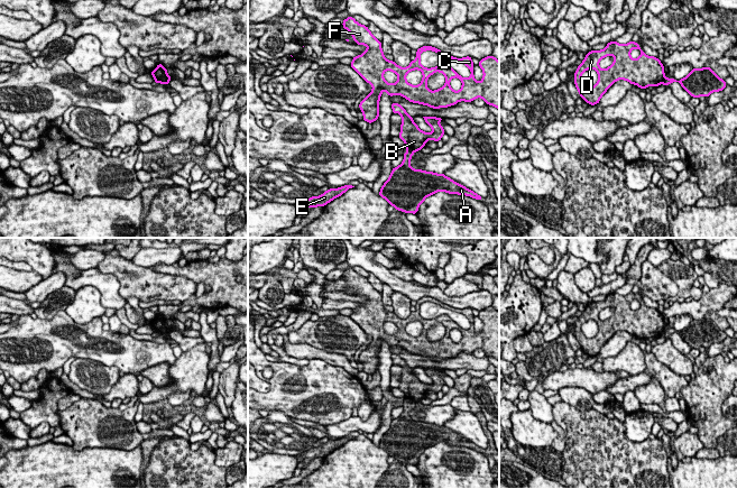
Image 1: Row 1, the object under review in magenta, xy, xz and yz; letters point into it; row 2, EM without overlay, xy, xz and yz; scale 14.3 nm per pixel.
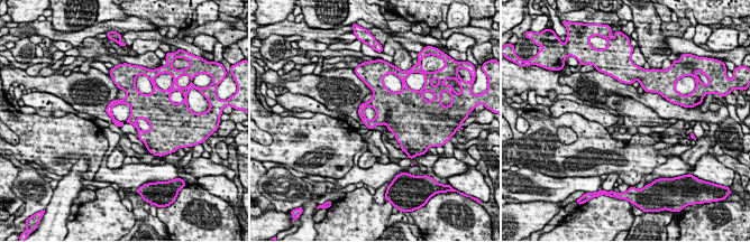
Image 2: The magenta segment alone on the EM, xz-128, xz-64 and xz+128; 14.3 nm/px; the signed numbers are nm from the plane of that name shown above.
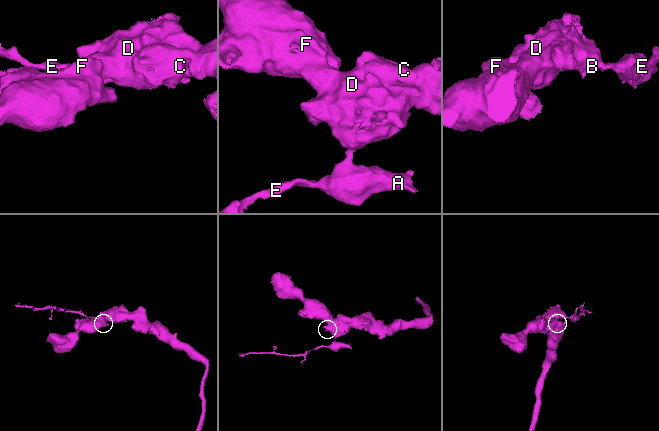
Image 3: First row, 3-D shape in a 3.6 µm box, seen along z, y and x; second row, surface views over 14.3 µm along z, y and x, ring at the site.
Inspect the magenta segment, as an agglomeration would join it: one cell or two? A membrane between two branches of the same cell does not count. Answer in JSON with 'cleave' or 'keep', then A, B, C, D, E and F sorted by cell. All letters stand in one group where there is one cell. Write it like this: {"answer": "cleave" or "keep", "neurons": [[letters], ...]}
{"answer": "cleave", "neurons": [["A", "E"], ["B", "C", "D", "F"]]}

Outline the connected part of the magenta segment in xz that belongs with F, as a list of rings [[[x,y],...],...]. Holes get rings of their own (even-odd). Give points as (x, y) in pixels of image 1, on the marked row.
[[[353,17],[344,19],[342,25],[342,28],[347,29],[353,37],[356,45],[368,47],[367,50],[362,52],[362,55],[353,57],[350,64],[367,83],[372,85],[372,91],[359,104],[363,114],[362,120],[368,123],[372,123],[379,117],[378,103],[383,91],[386,91],[390,98],[398,94],[409,102],[424,104],[433,109],[448,108],[459,101],[472,102],[477,98],[482,98],[486,104],[499,109],[499,61],[492,55],[479,61],[478,65],[483,72],[480,82],[475,80],[475,65],[470,56],[453,57],[429,45],[416,50],[416,59],[412,61],[407,67],[400,67],[394,61],[388,61],[384,56],[381,41],[370,33],[367,26],[357,22]],[[425,50],[432,50],[452,61],[463,63],[471,72],[470,77],[462,77],[446,63],[432,68],[423,67],[420,55]],[[414,70],[420,70],[423,73],[422,82],[418,85],[412,85],[406,81],[406,74]],[[385,71],[394,72],[398,76],[398,81],[394,84],[387,83],[384,79]],[[435,72],[445,75],[445,84],[439,90],[430,91],[426,86],[427,79]],[[453,77],[458,77],[462,82],[462,87],[459,91],[453,91],[450,86],[450,80]]]

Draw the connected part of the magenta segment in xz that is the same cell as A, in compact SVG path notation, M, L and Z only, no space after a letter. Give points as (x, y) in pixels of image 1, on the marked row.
M413 150L403 154L403 163L391 169L379 192L379 196L386 199L396 210L416 214L424 200L440 191L467 195L478 201L483 199L444 174L413 169L409 165L413 155Z

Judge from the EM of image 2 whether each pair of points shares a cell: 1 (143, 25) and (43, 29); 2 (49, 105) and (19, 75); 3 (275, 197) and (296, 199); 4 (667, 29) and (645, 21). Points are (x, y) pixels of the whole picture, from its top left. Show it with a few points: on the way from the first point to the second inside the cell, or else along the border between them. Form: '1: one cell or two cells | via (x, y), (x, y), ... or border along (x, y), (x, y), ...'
1: one cell | via (118, 26), (106, 26), (80, 36), (67, 36)
2: two cells | border along (37, 90), (49, 92), (62, 100)
3: one cell | via (281, 201), (291, 201)
4: two cells | border along (661, 21), (660, 33), (666, 36)

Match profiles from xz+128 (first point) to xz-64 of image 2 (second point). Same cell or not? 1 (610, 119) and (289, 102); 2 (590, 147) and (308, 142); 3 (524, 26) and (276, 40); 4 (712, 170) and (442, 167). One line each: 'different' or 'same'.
1: same
2: same
3: same
4: different

